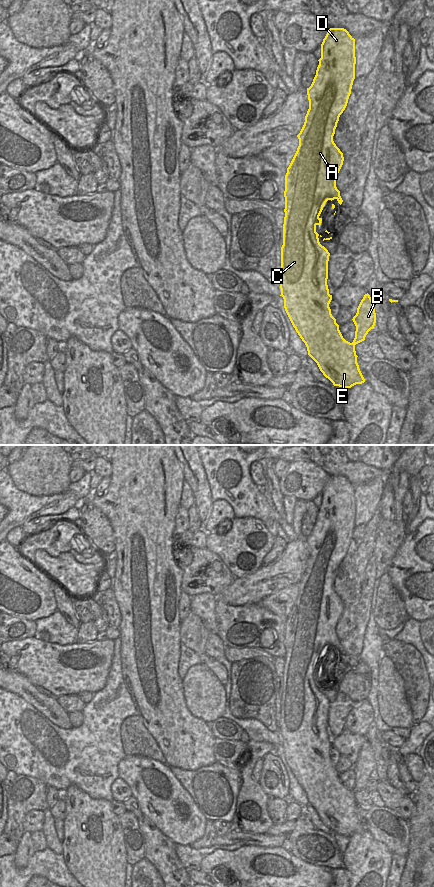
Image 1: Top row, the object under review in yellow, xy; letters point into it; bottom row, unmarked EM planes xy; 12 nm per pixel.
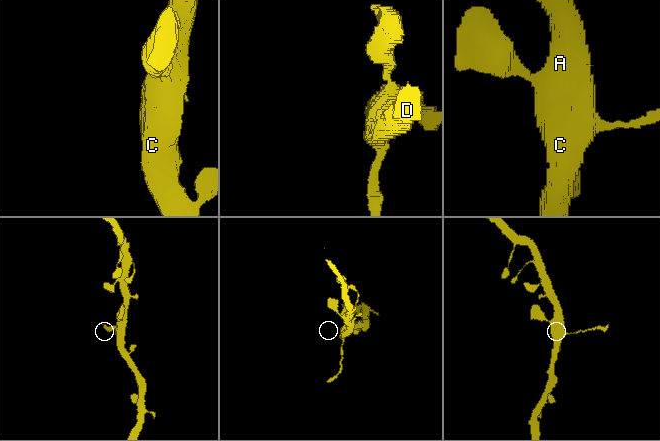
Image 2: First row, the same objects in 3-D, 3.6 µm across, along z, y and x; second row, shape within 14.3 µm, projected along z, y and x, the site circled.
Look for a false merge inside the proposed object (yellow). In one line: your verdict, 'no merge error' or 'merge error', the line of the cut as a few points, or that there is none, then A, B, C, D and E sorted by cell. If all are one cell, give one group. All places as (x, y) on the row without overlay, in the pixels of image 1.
no merge error; no cut; A B C D E

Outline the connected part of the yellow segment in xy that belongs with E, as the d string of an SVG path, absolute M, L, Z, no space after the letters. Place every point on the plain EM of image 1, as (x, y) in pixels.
M330 476L321 492L321 506L318 509L316 523L311 534L307 536L309 557L305 564L304 573L297 583L299 594L285 623L285 665L283 693L281 695L280 744L284 747L284 756L293 775L307 795L308 803L317 811L323 823L334 834L351 836L356 832L365 830L357 811L358 804L356 803L355 793L364 789L368 780L374 776L376 771L375 756L370 743L365 742L357 756L356 763L352 767L356 774L355 786L352 791L346 789L329 755L332 748L327 733L330 701L320 692L318 685L322 684L316 680L316 674L320 675L322 666L319 664L328 648L336 647L340 653L343 650L340 639L336 635L336 626L343 613L344 605L334 591L333 584L339 565L347 554L355 527L355 487L344 476Z

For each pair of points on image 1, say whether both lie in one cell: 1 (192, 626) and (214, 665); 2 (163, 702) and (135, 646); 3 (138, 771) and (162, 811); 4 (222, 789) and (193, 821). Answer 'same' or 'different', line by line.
1: same
2: same
3: same
4: different

